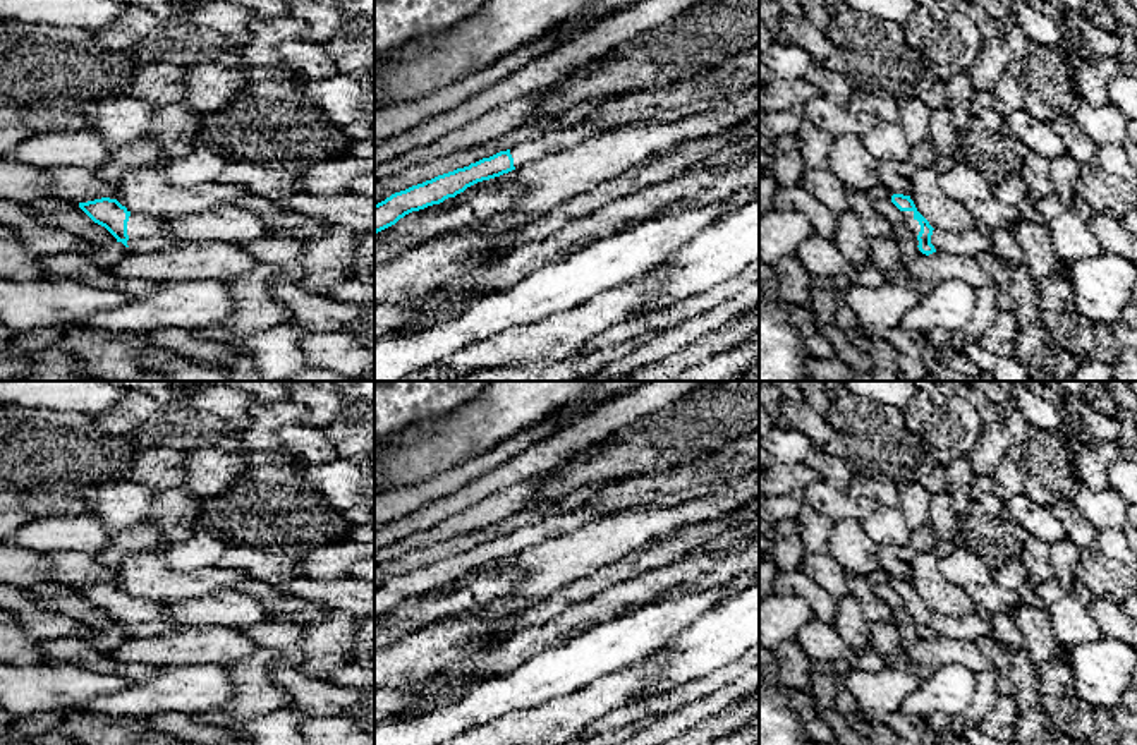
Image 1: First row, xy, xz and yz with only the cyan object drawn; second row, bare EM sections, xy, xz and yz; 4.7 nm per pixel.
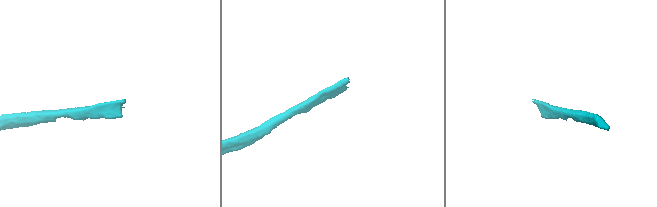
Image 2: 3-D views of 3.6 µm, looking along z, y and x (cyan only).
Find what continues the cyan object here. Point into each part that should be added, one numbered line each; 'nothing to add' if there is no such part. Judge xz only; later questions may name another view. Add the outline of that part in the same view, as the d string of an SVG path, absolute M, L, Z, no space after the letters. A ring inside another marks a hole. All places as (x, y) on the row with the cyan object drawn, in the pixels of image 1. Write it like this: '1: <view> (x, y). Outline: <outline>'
1: xz (555, 141). Outline: M589 120L574 127L546 132L531 141L522 141L510 149L514 167L520 168L526 163L541 160L548 154L562 153L596 134L599 134L599 129L593 120Z

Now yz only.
1: yz (912, 225). Outline: M902 211L902 215L903 215L903 218L905 218L907 228L912 232L914 240L915 240L917 245L919 245L917 235L919 235L919 232L921 232L921 225L919 225L919 221L914 218L914 211Z

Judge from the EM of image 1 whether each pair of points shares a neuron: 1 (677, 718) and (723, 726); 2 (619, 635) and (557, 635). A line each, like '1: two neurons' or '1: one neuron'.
1: two neurons
2: two neurons

